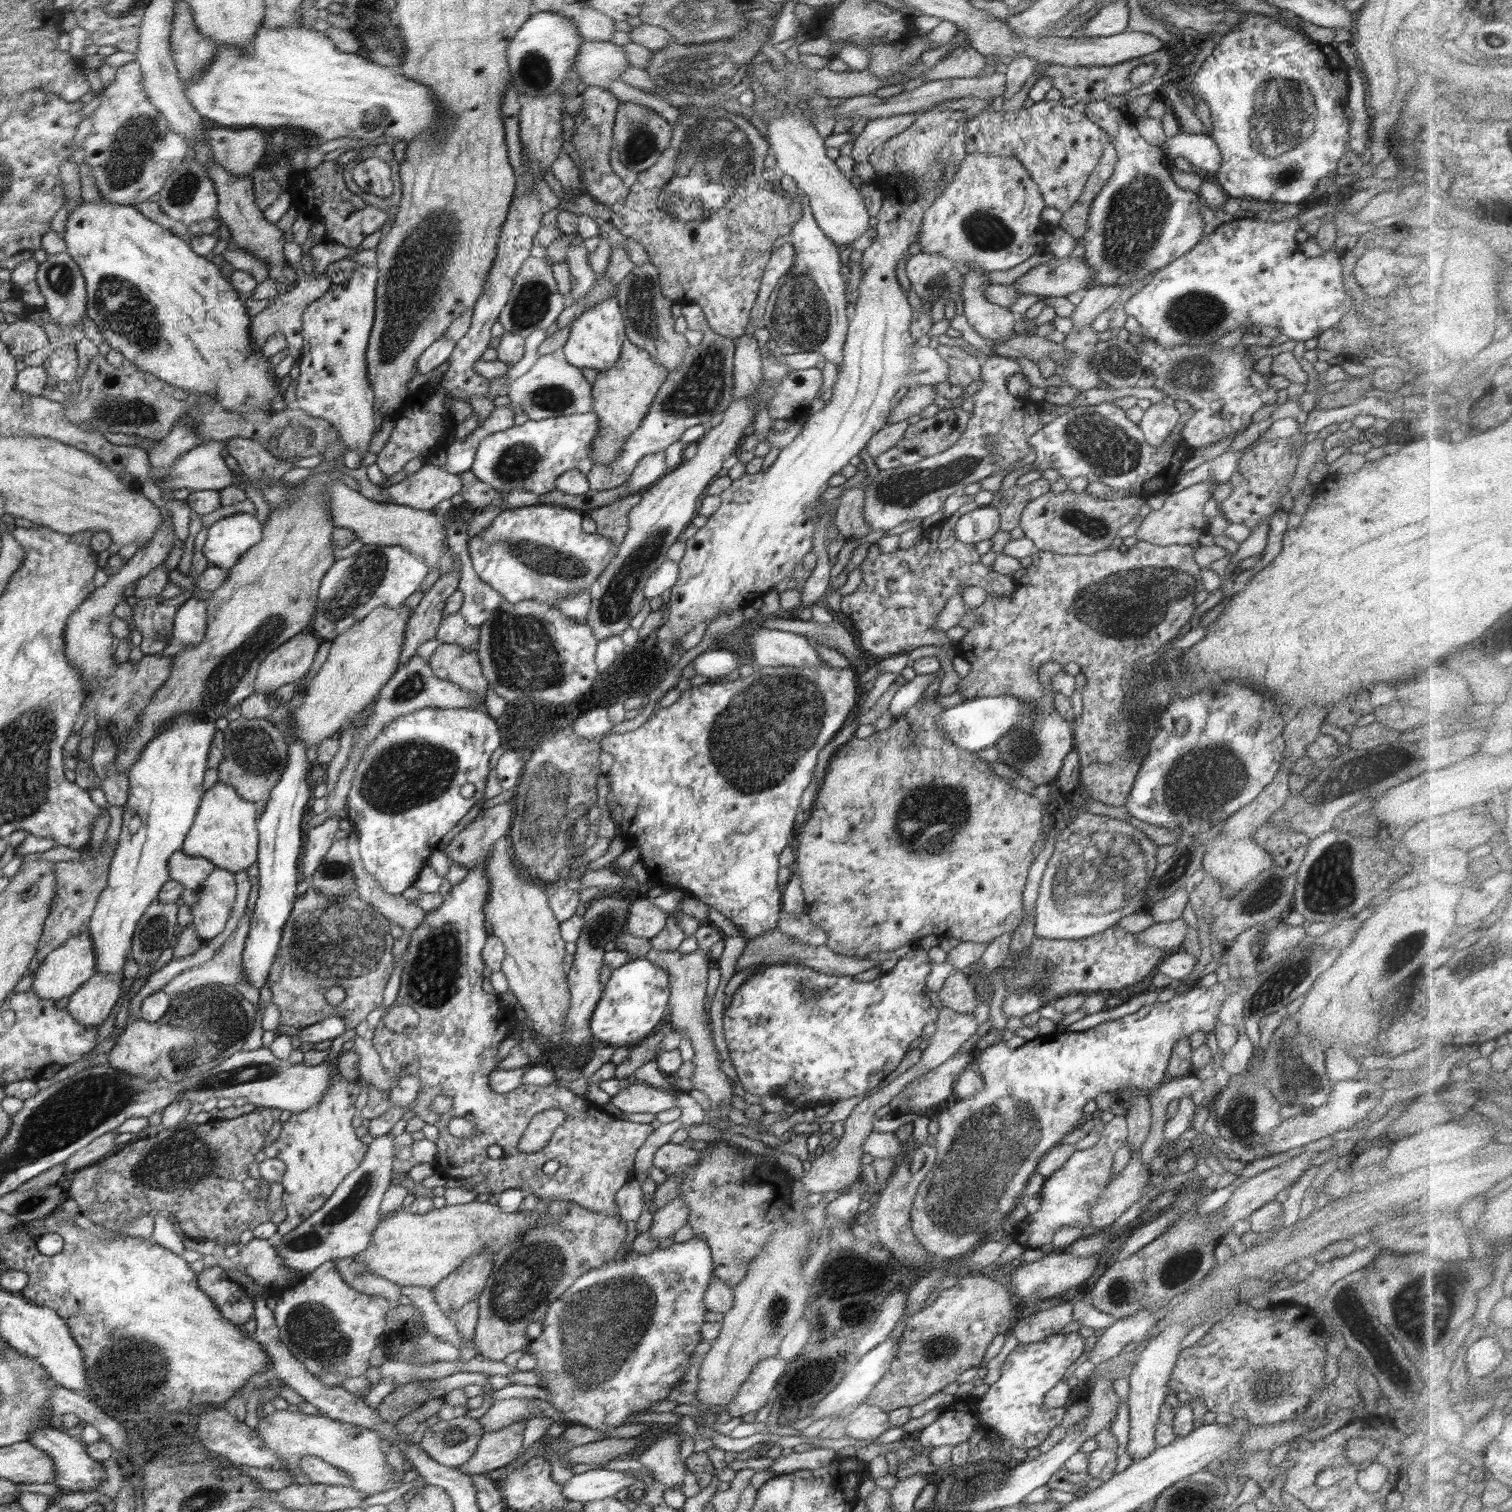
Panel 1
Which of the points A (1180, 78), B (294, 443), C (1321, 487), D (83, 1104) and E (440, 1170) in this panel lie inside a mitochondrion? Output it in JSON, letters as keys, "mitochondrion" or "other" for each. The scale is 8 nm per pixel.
{"A":"other","B":"mitochondrion","C":"other","D":"mitochondrion","E":"other"}

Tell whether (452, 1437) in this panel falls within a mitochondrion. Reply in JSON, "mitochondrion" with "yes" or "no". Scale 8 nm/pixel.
{"mitochondrion":"yes"}

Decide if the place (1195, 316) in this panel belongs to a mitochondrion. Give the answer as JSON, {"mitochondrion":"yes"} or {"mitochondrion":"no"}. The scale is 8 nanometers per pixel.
{"mitochondrion":"yes"}

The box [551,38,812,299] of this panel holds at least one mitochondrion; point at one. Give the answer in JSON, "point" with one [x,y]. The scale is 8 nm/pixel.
{"point":[717,153]}

